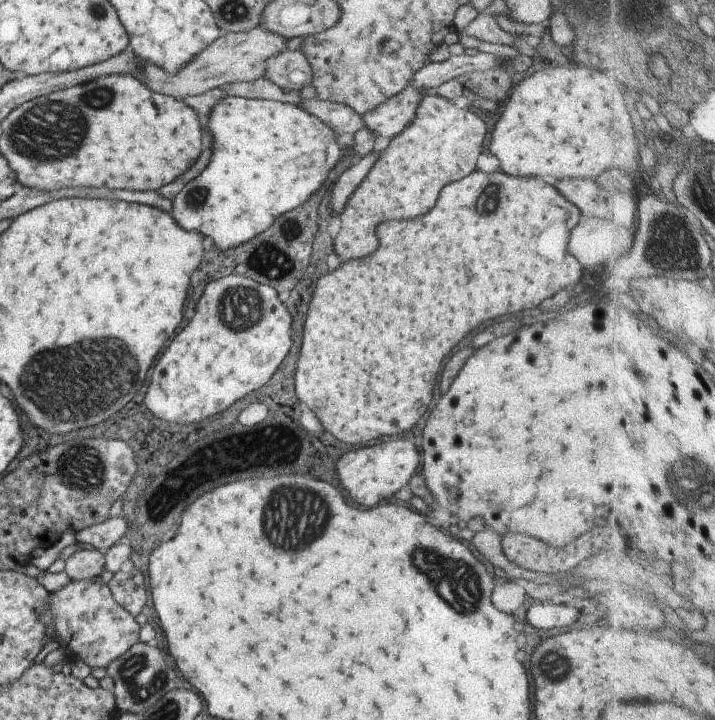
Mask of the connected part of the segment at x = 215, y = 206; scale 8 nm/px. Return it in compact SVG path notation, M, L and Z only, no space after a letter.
M223 96L211 107L206 121L201 123L203 134L212 143L211 156L207 166L171 198L171 216L181 228L211 238L212 244L221 250L231 248L233 244L243 244L261 234L279 214L303 204L317 186L333 177L332 170L345 148L335 141L335 132L305 112L301 105L269 99Z

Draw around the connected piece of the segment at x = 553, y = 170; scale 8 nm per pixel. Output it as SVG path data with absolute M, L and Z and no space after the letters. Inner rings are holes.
M577 66L552 68L533 71L510 88L503 112L489 138L490 153L499 160L499 170L511 176L541 176L549 184L571 176L593 178L605 168L635 172L639 140L621 90L621 80L611 80L598 70L577 70Z

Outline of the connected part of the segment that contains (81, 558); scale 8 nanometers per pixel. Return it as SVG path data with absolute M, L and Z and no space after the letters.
M81 549L66 561L64 572L72 580L89 581L100 576L104 569L104 554L95 550Z

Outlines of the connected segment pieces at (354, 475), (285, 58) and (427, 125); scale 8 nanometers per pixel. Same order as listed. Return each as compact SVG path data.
M391 438L371 446L355 448L339 456L335 462L335 474L345 494L359 506L375 506L377 502L389 499L396 490L407 486L419 464L419 454L413 443L402 438Z
M283 50L267 58L264 62L263 77L288 91L295 91L297 93L304 86L309 86L312 81L312 75L311 65L307 57L301 51Z
M435 91L425 93L409 124L380 150L380 155L344 204L339 214L339 231L333 239L333 250L339 260L345 262L371 254L377 248L375 226L379 222L425 214L447 182L461 180L473 172L485 132L485 124L469 108L458 108Z

